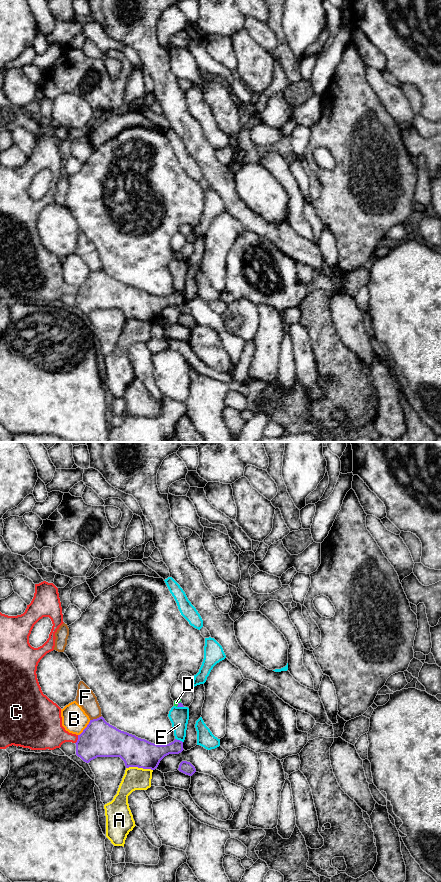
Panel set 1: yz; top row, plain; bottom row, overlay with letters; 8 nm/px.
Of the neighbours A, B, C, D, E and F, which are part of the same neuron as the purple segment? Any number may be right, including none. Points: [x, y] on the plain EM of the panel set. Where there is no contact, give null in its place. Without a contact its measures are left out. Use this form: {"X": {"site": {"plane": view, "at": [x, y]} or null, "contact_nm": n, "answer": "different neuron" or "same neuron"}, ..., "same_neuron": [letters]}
{"A": {"site": {"plane": "yz", "at": [139, 319]}, "contact_nm": 220, "answer": "different neuron"}, "B": {"site": {"plane": "yz", "at": [85, 280]}, "contact_nm": 160, "answer": "different neuron"}, "C": {"site": {"plane": "yz", "at": [78, 291]}, "contact_nm": 80, "answer": "different neuron"}, "D": {"site": {"plane": "yz", "at": [178, 256]}, "contact_nm": 60, "answer": "same neuron"}, "E": {"site": {"plane": "yz", "at": [179, 292]}, "contact_nm": 70, "answer": "different neuron"}, "F": {"site": {"plane": "yz", "at": [95, 271]}, "contact_nm": 100, "answer": "different neuron"}, "same_neuron": ["D"]}

